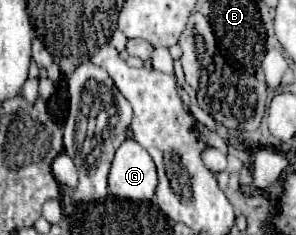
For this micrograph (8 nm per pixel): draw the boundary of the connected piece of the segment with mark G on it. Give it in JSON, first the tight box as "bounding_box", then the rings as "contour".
{"bounding_box":[108,138,156,202],"contour":[[[126,138],[116,150],[110,174],[108,190],[118,198],[146,202],[156,192],[156,166],[150,154],[132,138]]]}

